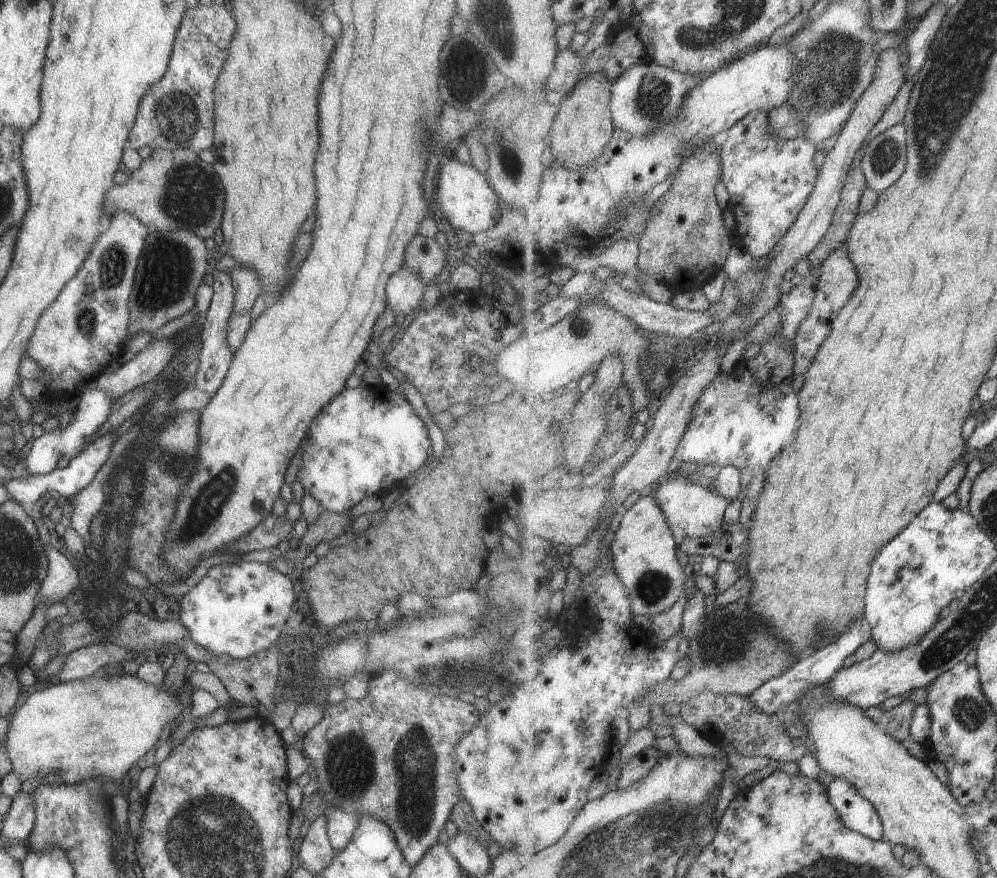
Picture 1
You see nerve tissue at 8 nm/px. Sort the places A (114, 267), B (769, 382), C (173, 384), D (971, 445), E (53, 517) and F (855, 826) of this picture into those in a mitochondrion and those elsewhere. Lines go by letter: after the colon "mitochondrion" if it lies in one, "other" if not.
A: mitochondrion
B: other
C: other
D: other
E: other
F: other

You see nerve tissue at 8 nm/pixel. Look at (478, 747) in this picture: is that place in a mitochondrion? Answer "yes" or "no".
no

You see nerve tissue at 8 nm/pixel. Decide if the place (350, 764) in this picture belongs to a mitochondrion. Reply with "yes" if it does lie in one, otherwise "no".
yes

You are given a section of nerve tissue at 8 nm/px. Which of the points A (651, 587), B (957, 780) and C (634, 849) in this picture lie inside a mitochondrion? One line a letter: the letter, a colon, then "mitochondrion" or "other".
A: mitochondrion
B: other
C: mitochondrion

